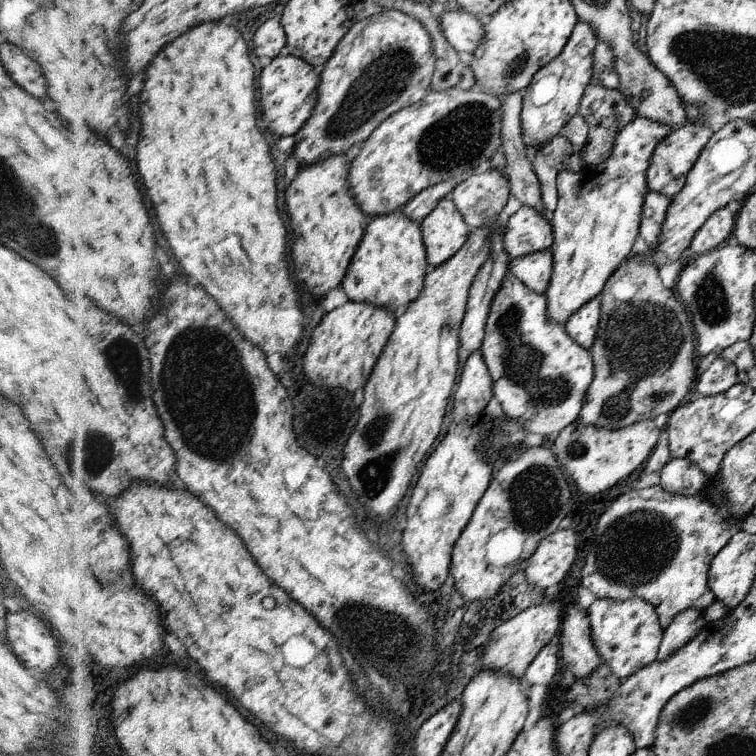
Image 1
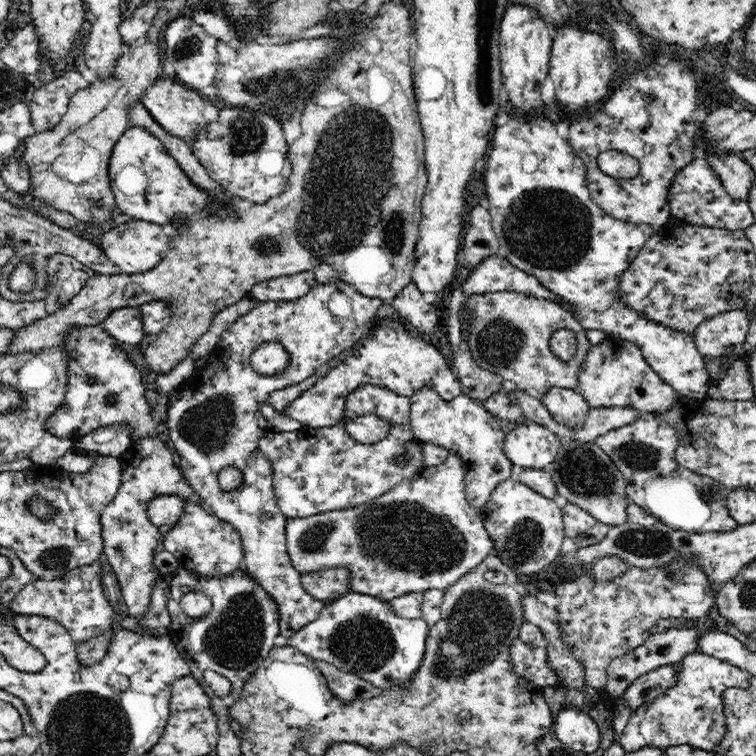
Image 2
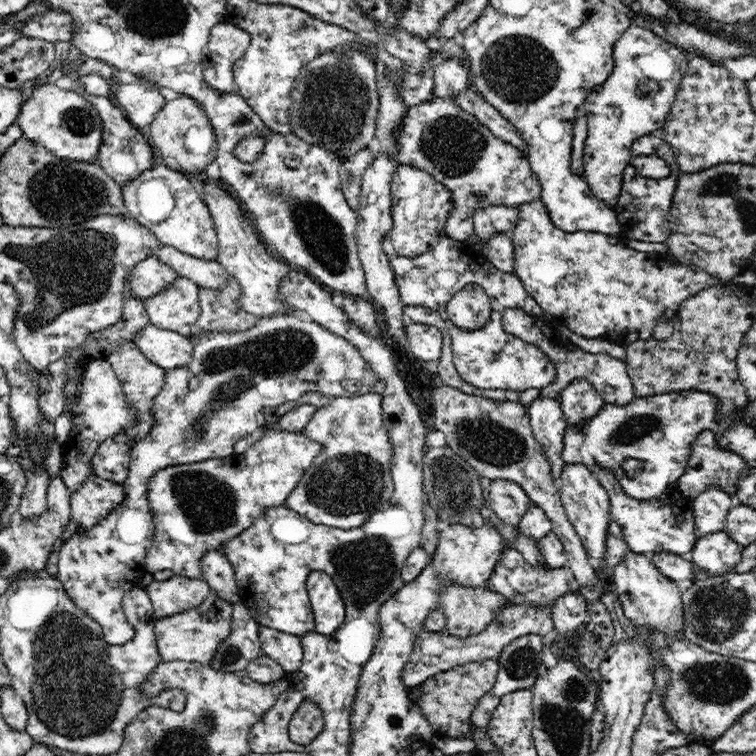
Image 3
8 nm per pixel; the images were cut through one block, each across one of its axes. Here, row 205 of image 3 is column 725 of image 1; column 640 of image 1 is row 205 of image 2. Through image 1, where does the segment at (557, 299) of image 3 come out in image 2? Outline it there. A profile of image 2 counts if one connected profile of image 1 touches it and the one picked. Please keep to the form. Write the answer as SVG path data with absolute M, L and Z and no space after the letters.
M505 112L498 128L494 130L493 142L490 146L490 158L485 164L485 185L486 195L489 198L489 214L492 218L492 227L499 240L499 252L501 257L504 257L512 266L527 272L532 277L536 277L542 283L542 286L550 291L553 296L558 296L559 300L566 304L567 308L573 312L579 324L584 325L586 330L602 330L610 338L620 337L624 341L630 341L636 344L642 351L646 363L649 364L652 370L660 375L679 395L688 395L689 398L700 398L707 395L709 386L714 383L710 371L706 368L706 359L699 352L694 344L693 333L682 332L681 330L670 329L667 326L660 325L656 321L647 320L643 314L633 312L630 308L626 308L624 304L615 300L615 295L618 294L619 275L630 266L630 262L636 258L638 251L648 242L648 238L656 232L650 226L636 226L630 222L618 221L616 218L610 217L598 204L594 203L589 195L589 187L587 186L586 165L583 164L583 159L579 158L575 151L570 147L570 143L558 135L555 124L548 120L540 120L534 118L533 121L524 121L523 118L516 118L513 112Z

